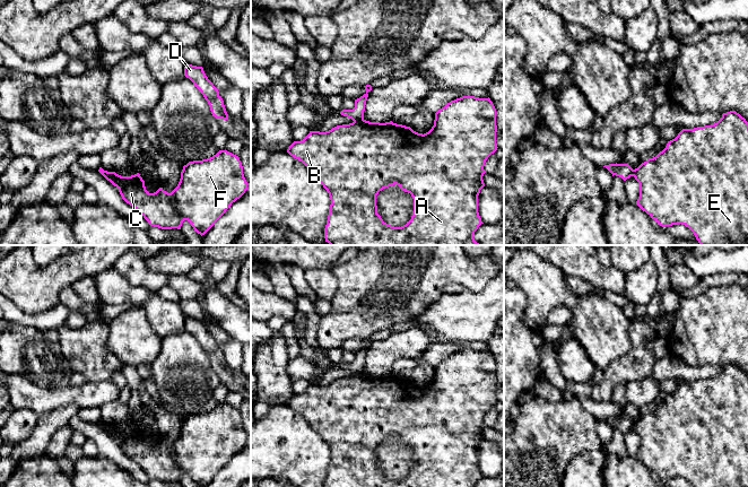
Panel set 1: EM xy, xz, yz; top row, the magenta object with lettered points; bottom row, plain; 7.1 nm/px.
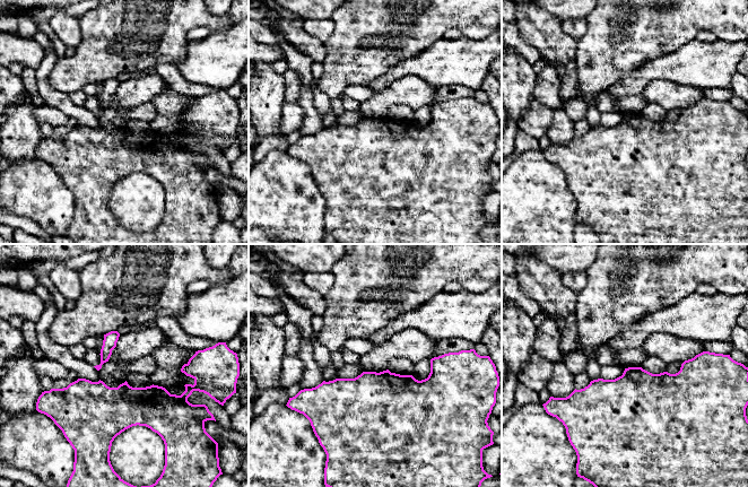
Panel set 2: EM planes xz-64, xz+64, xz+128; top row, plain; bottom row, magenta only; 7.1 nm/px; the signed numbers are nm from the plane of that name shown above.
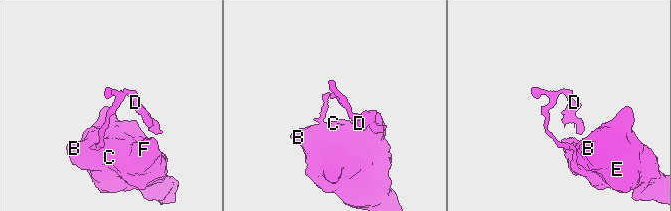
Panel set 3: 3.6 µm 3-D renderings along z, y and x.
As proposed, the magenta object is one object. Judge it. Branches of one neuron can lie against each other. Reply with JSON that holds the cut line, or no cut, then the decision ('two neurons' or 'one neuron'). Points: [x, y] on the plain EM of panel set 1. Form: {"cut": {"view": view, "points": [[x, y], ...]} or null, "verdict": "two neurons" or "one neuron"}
{"cut": {"view": "xz", "points": [[363, 371], [354, 374]]}, "verdict": "two neurons"}

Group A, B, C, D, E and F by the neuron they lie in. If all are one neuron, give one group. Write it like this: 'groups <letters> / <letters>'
groups A B C E F / D

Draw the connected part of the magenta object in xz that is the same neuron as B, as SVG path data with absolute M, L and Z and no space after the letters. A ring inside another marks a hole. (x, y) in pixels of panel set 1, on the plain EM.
M462 349L447 356L444 360L435 366L434 379L426 386L418 386L410 380L393 376L392 374L380 376L369 375L364 372L354 374L349 377L337 379L329 384L310 384L301 394L294 394L287 402L287 406L294 411L302 415L316 433L323 438L329 446L331 458L324 487L475 487L478 480L484 477L478 466L478 449L485 440L482 429L485 427L485 416L487 411L497 403L496 397L496 362L490 351L479 351L475 349ZM392 438L399 438L405 445L411 447L414 452L414 464L411 472L401 480L394 480L383 475L377 467L376 449L380 444Z

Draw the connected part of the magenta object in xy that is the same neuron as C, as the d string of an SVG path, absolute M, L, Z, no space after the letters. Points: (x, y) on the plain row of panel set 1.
M219 403L210 411L189 415L184 418L180 435L171 446L164 444L163 441L149 446L139 426L121 429L115 425L104 424L101 427L119 442L122 452L136 461L150 479L162 482L181 482L182 476L188 473L198 487L206 487L232 456L247 443L238 409L227 403Z

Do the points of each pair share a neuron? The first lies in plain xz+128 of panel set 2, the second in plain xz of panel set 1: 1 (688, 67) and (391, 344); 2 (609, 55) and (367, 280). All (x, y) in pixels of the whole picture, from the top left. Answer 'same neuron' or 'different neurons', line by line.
1: different neurons
2: same neuron

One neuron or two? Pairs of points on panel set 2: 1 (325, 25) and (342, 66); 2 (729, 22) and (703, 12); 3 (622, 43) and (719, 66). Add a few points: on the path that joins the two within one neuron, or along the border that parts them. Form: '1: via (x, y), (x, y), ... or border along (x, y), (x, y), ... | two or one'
1: border along (331, 18), (335, 29), (324, 43) | two
2: via (722, 15), (720, 12), (710, 12) | one
3: border along (692, 41), (675, 51), (643, 63) | two

